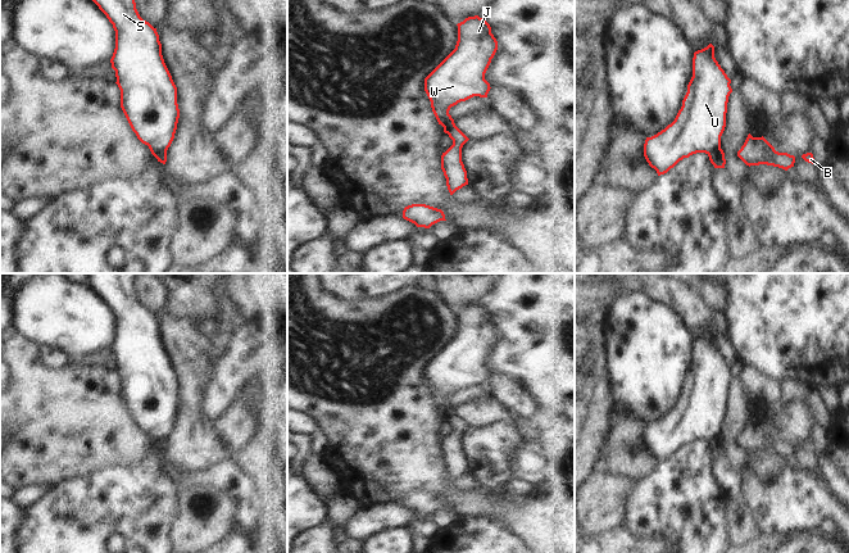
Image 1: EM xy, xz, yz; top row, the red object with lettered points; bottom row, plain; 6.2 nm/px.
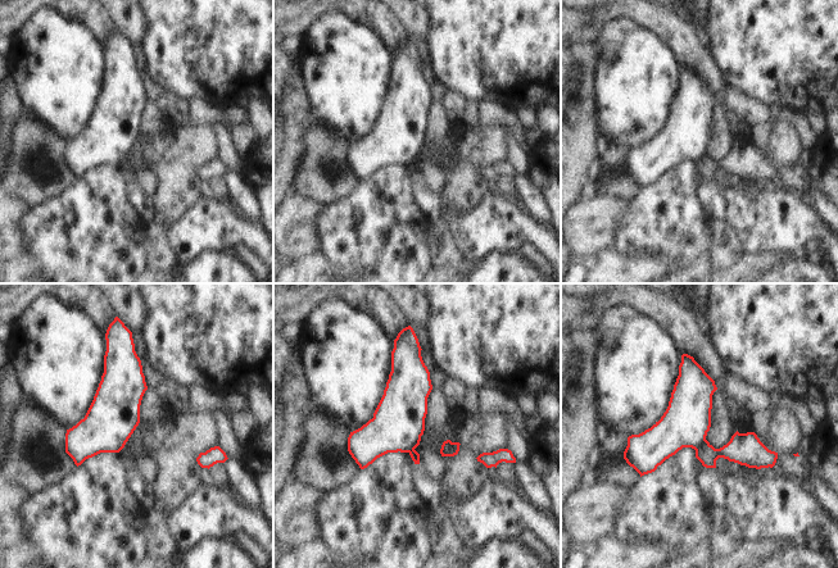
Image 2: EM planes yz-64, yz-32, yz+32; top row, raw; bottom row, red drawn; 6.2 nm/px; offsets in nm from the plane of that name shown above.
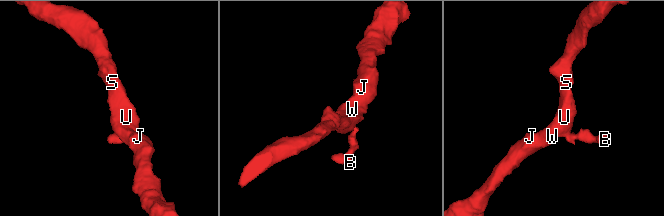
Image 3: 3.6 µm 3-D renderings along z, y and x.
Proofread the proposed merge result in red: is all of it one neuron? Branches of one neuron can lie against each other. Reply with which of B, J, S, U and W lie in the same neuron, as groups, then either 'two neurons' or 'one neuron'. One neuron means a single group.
groups B / J S U W; two neurons

